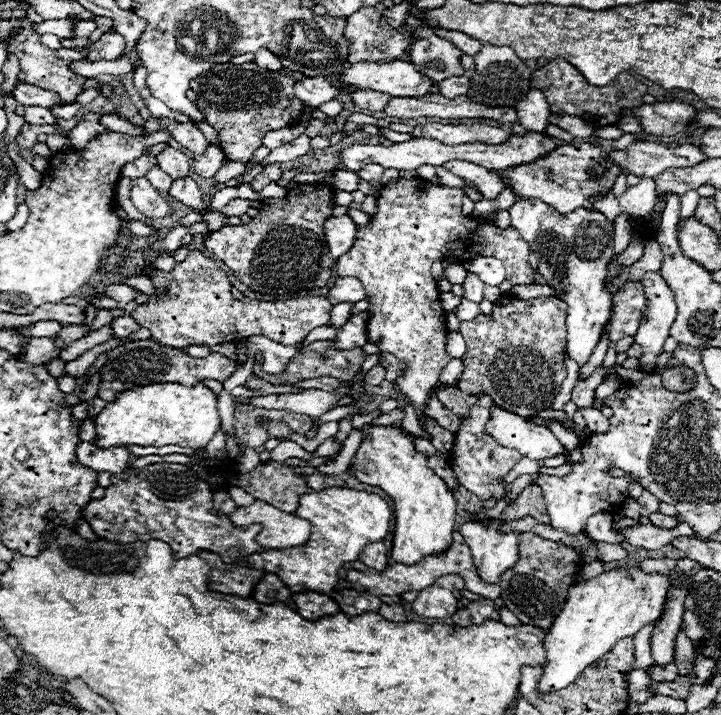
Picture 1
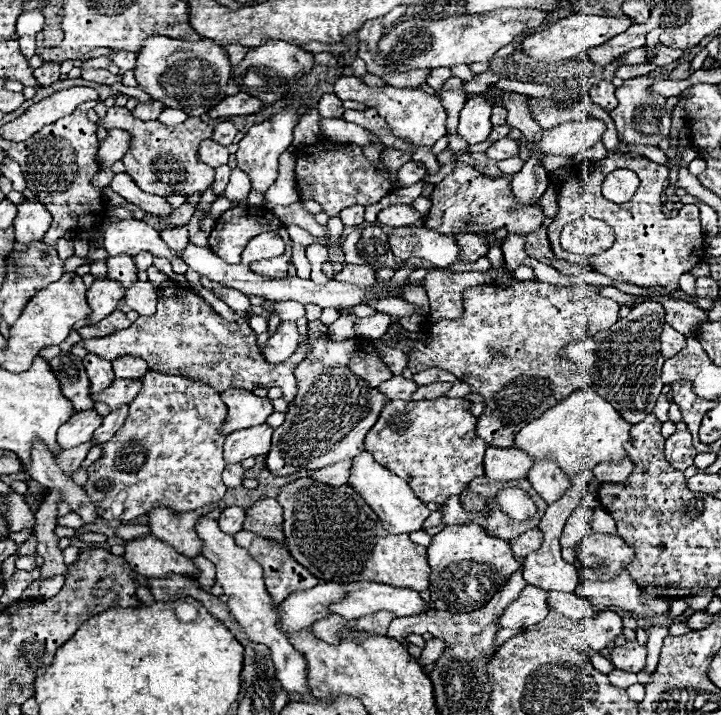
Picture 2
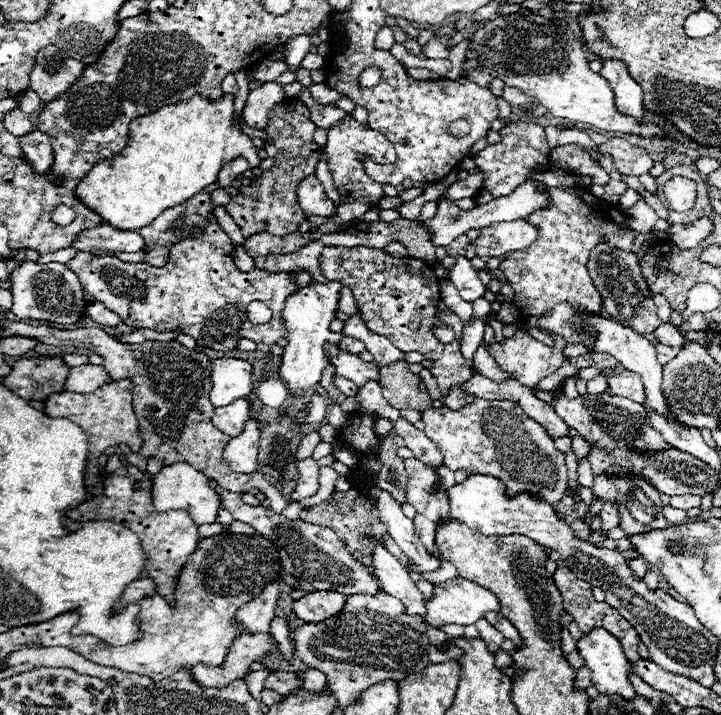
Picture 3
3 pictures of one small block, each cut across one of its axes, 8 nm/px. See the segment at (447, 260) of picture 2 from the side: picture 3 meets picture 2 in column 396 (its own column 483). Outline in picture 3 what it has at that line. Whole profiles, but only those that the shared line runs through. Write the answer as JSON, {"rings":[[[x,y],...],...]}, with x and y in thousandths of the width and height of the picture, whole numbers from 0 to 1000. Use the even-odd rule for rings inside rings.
{"rings":[[[730,308],[688,310],[666,322],[666,330],[655,338],[660,355],[669,361],[696,358],[702,352],[716,352],[732,347],[746,330],[746,322]]]}

